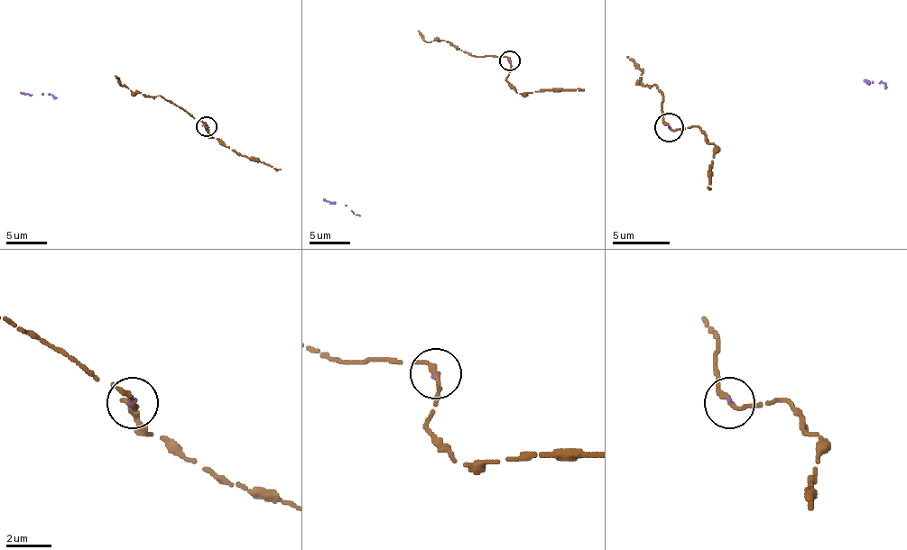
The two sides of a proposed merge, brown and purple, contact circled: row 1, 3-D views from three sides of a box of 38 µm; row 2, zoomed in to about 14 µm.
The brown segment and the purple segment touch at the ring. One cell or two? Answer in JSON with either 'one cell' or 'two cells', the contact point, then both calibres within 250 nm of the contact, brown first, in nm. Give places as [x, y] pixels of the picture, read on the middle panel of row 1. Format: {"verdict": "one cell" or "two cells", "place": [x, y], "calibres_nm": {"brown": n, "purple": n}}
{"verdict": "one cell", "place": [510, 60], "calibres_nm": {"brown": 190, "purple": 100}}

